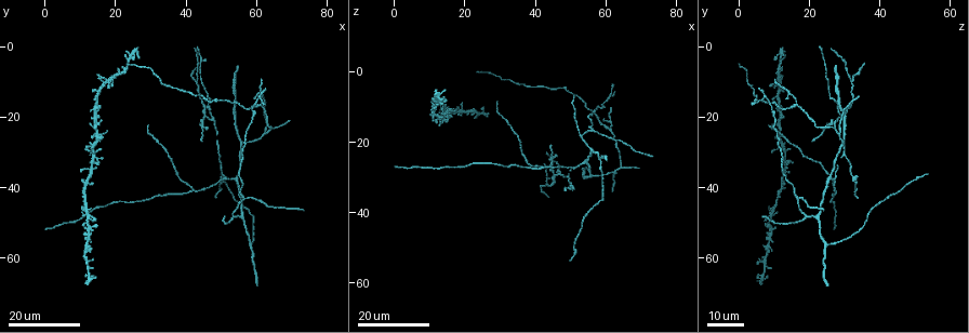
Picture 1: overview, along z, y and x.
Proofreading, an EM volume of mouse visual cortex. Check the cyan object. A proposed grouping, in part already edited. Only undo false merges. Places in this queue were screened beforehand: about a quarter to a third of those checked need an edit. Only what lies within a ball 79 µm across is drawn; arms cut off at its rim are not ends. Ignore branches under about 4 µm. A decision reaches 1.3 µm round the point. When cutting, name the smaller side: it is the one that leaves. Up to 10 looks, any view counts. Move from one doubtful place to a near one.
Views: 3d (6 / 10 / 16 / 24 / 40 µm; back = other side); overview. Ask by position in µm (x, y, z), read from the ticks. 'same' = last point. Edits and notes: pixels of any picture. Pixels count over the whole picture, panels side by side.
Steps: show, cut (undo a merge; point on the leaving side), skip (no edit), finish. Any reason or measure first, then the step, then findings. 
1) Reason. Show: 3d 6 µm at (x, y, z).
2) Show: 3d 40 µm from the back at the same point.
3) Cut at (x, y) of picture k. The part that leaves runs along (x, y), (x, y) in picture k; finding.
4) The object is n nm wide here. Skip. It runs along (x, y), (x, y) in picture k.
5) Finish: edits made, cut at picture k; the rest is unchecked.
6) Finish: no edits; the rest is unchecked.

A fork. Show: 3d 24 µm at (58.0, 56.5, 25.0).

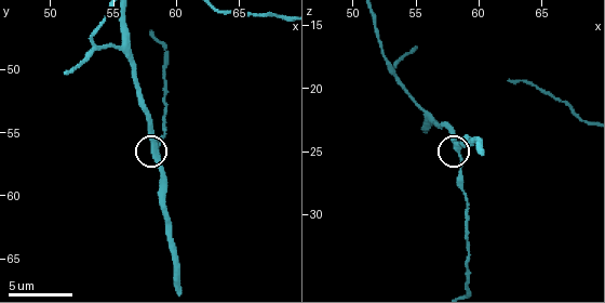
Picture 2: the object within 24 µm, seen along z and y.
Closer look. Show: 3d 10 µm at (58.2, 56.2, 24.8).

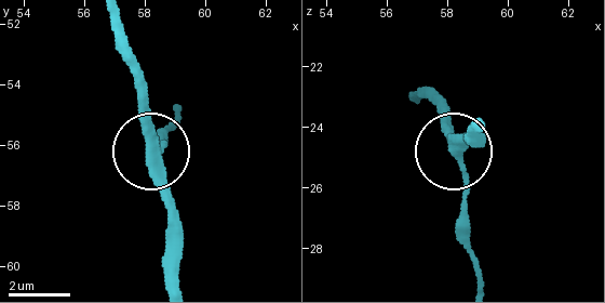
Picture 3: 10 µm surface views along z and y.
The side arm is 13 µm long; 3 arms meet here. Skip. Continuous, no second neuron.

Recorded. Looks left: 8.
Three-way junction. Show: 3d 6 µm at (53.6, 48.2, 19.2).

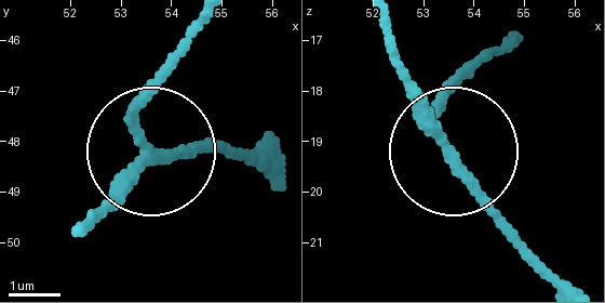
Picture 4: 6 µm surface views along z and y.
The object is 220 nm wide here. Skip. All the same neuron.

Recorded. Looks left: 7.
Three-way junction. Show: 3d 24 µm at (62.5, 24.0, 28.5).

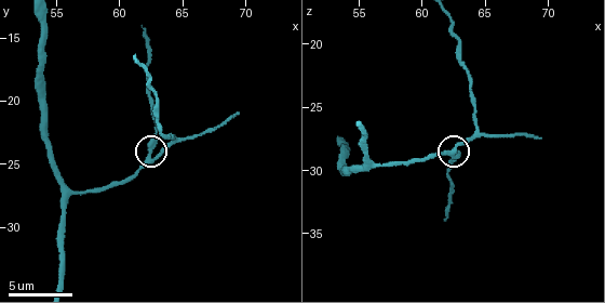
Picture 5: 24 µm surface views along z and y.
Show: 3d 10 µm at (62.2, 24.8, 28.8).

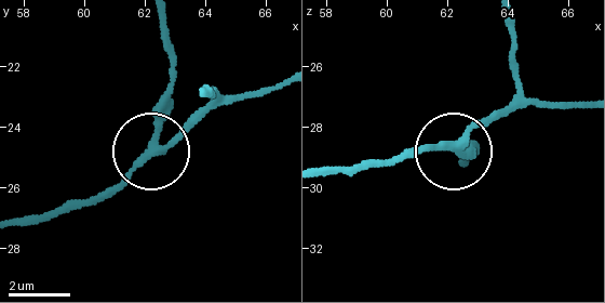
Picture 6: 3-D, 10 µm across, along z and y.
The object is 230 nm wide here. Skip. It runs along (201, 90), (214, 101), (150, 147), (171, 54) in picture 6; all the same neuron.

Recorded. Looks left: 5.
Small branch off a trunk. Show: 3d 24 µm at (61.5, 17.0, 16.0).

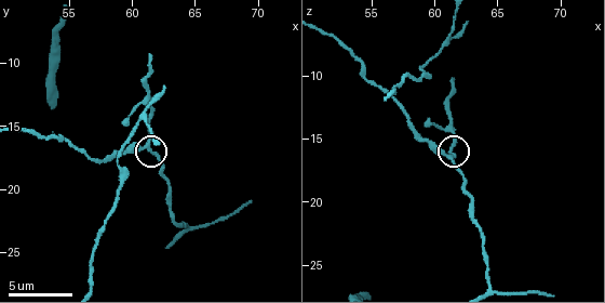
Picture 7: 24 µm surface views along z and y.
Show: 3d 6 µm at (61.2, 16.8, 16.4).

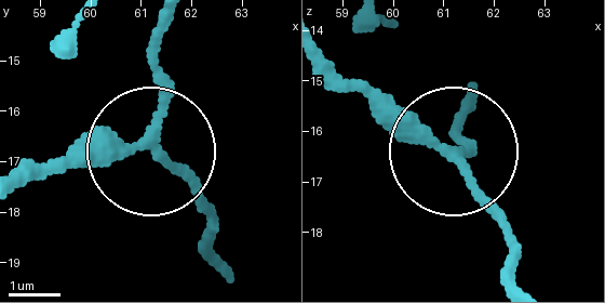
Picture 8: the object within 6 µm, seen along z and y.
3 arms meet here. Skip. It runs along (27, 182), (152, 139), (157, 31) in picture 8; continuous, no second neuron.

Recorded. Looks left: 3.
A fork. Show: 3d 16 µm at (42.0, 41.0, 27.5).

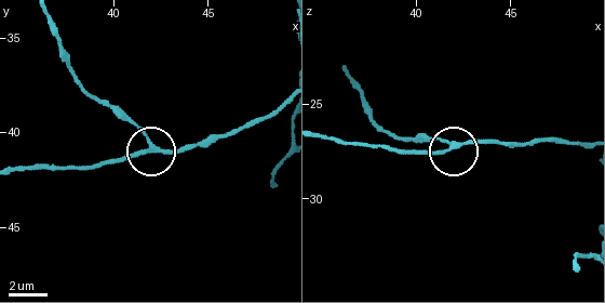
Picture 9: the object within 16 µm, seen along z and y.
Show: 3d 10 µm at (42.0, 40.8, 27.1).

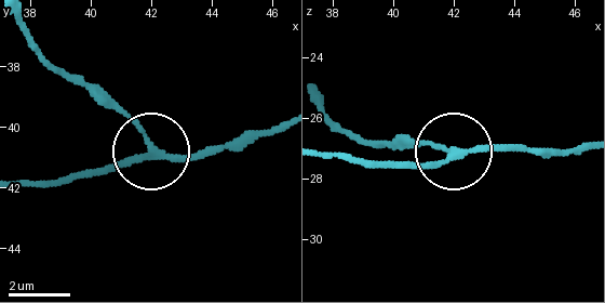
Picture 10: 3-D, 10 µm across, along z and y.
Skip. It runs along (580, 153), (390, 144) in picture 10; all the same neuron.

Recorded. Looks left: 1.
Finish: no edits; the rest is unchecked.

